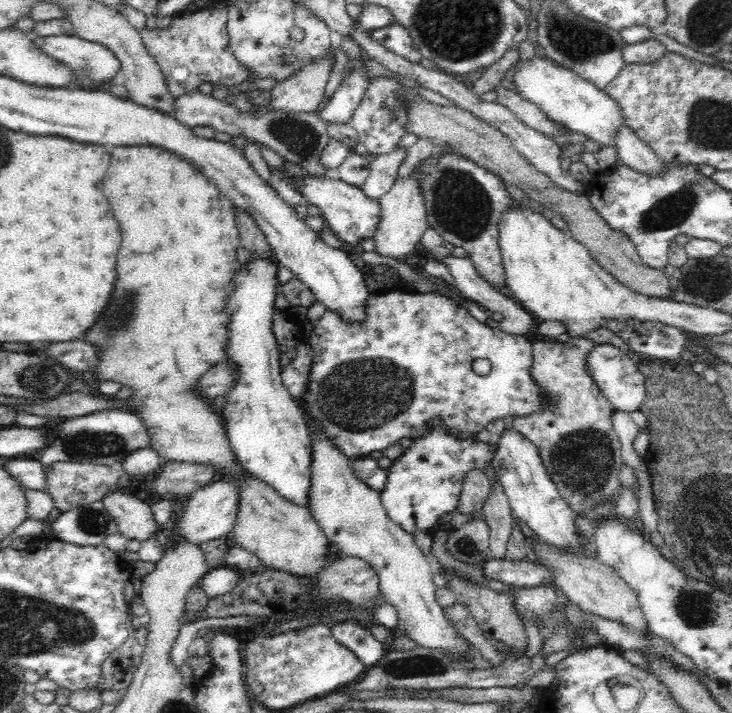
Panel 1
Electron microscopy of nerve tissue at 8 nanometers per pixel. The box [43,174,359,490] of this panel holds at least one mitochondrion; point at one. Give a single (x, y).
(87, 444)

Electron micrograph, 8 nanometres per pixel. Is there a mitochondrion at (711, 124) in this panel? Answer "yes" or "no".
yes

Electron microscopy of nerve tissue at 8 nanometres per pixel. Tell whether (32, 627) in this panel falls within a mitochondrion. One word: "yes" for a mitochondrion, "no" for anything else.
yes

